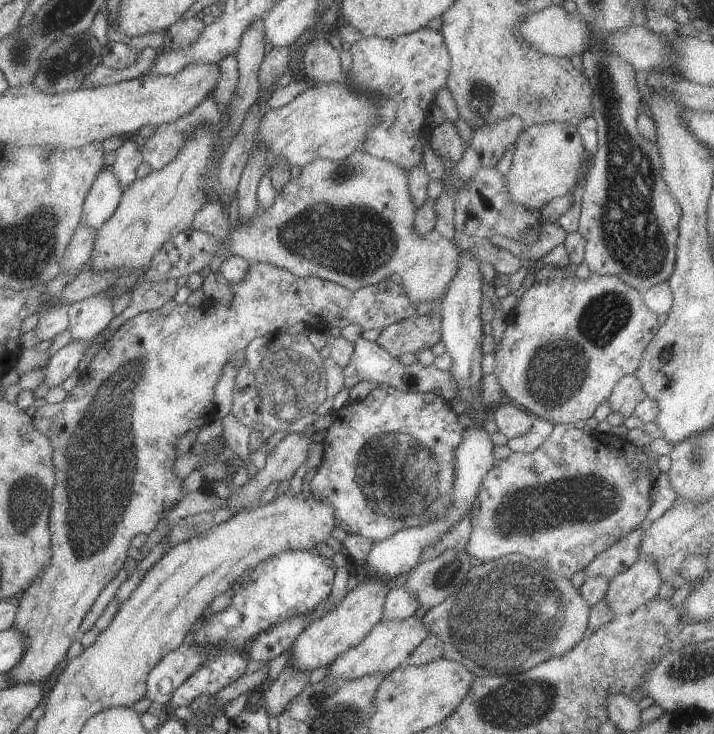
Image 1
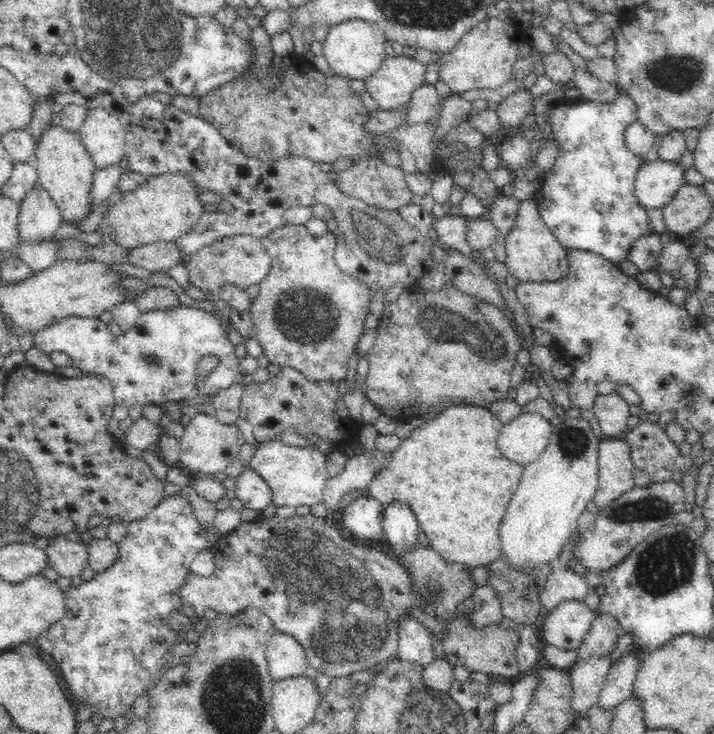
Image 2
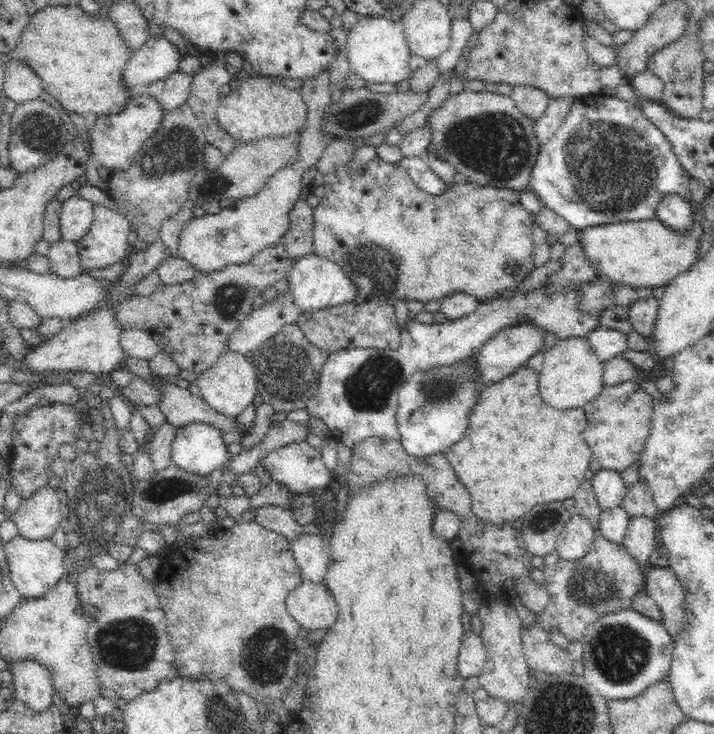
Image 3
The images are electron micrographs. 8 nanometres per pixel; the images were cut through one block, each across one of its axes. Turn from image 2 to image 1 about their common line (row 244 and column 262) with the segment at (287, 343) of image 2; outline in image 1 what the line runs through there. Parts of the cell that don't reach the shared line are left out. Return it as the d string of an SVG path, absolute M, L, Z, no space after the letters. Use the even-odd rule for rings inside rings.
M268 263L250 264L245 277L240 279L240 282L232 285L231 291L232 300L230 302L214 302L214 308L212 306L189 306L186 302L180 304L172 299L165 302L164 306L161 306L159 309L141 312L134 316L134 318L128 319L113 332L113 335L92 356L91 364L88 365L87 370L84 370L84 373L80 373L79 381L75 388L67 394L67 397L61 402L46 403L38 407L34 413L32 417L34 426L40 432L47 434L50 439L53 448L53 463L56 470L56 482L53 490L51 516L49 518L51 558L42 574L33 580L32 584L24 591L24 596L19 600L20 604L14 627L21 630L22 634L25 634L27 649L21 661L10 672L14 678L14 683L16 682L15 684L41 682L44 688L47 688L46 682L54 676L53 670L56 670L56 666L65 659L66 652L68 652L68 648L72 646L72 643L78 640L76 632L78 632L82 620L84 620L84 617L88 614L90 608L92 608L92 604L96 602L96 598L98 598L100 592L110 584L110 580L118 574L118 571L123 567L124 562L126 562L128 548L133 544L132 539L138 533L144 533L146 536L149 535L156 528L158 521L164 518L166 511L169 511L184 498L186 493L181 487L184 479L179 479L173 471L173 464L178 458L175 444L188 430L200 428L213 421L216 411L214 398L216 383L223 375L224 367L229 363L233 363L237 369L242 366L242 363L246 360L245 352L248 343L251 343L256 337L276 334L276 332L282 331L282 328L287 329L293 324L298 324L298 322L304 322L311 330L316 329L318 332L326 333L328 336L332 328L344 328L349 324L359 324L364 331L374 328L383 329L388 325L410 317L424 314L430 315L432 314L432 310L434 310L434 304L436 304L436 301L424 301L414 304L409 299L402 282L391 276L381 279L379 283L362 284L356 292L350 292L350 290L335 282L318 277L297 277L287 270L269 265Z

